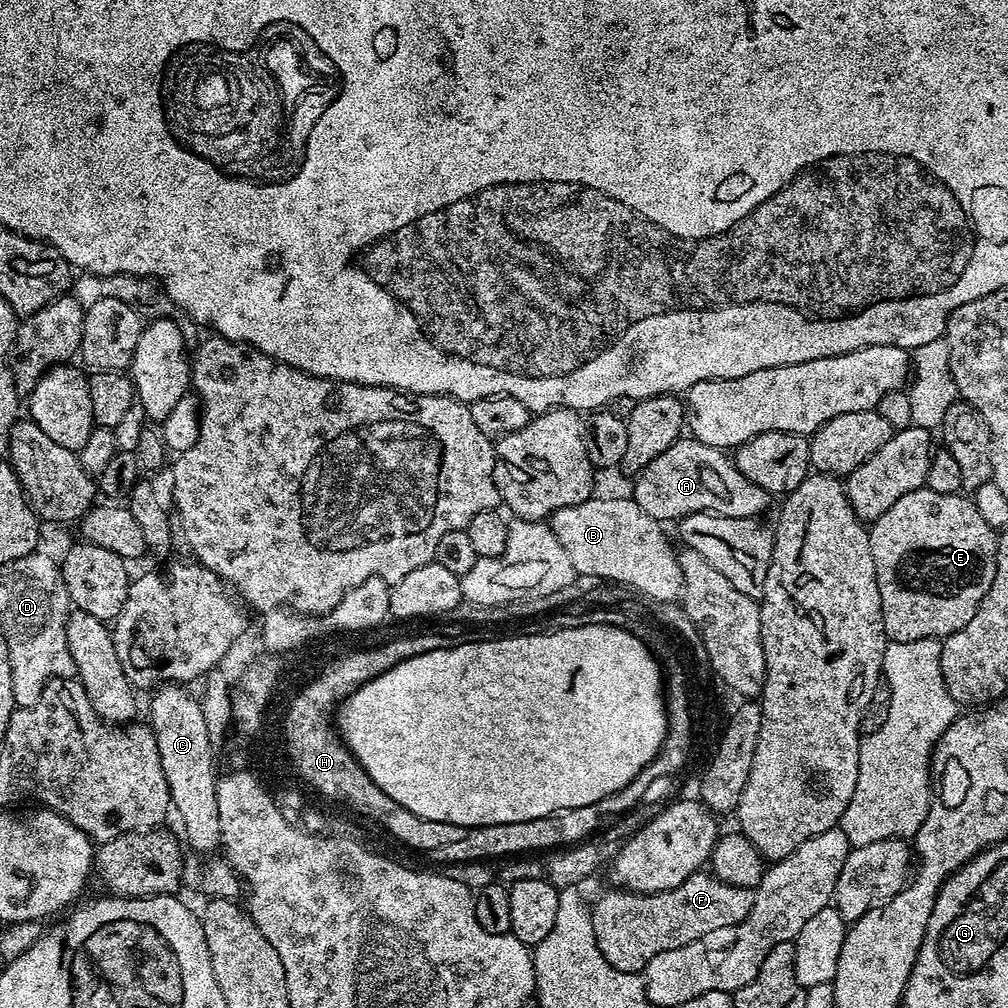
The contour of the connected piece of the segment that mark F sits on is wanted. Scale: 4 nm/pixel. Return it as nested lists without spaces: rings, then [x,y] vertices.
[[[704,870],[686,878],[682,886],[674,886],[674,890],[651,894],[627,890],[612,891],[616,892],[608,892],[605,896],[598,897],[596,905],[593,903],[590,908],[596,945],[602,958],[606,958],[606,962],[610,962],[614,970],[626,970],[637,974],[643,973],[650,958],[654,958],[654,954],[662,954],[662,950],[678,950],[678,946],[686,946],[686,942],[694,942],[703,938],[705,934],[711,934],[713,930],[741,924],[750,914],[756,897],[753,889],[730,886]]]

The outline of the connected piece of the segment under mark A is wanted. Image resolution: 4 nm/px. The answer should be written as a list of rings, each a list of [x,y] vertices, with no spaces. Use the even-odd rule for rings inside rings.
[[[691,438],[675,440],[669,448],[662,450],[662,454],[658,454],[658,458],[654,458],[654,462],[647,464],[635,480],[631,499],[642,506],[646,514],[661,522],[679,522],[695,512],[713,512],[716,516],[751,520],[763,517],[768,503],[774,500],[773,493],[762,490],[762,486],[750,482],[746,474],[736,469],[725,449],[706,446]]]

